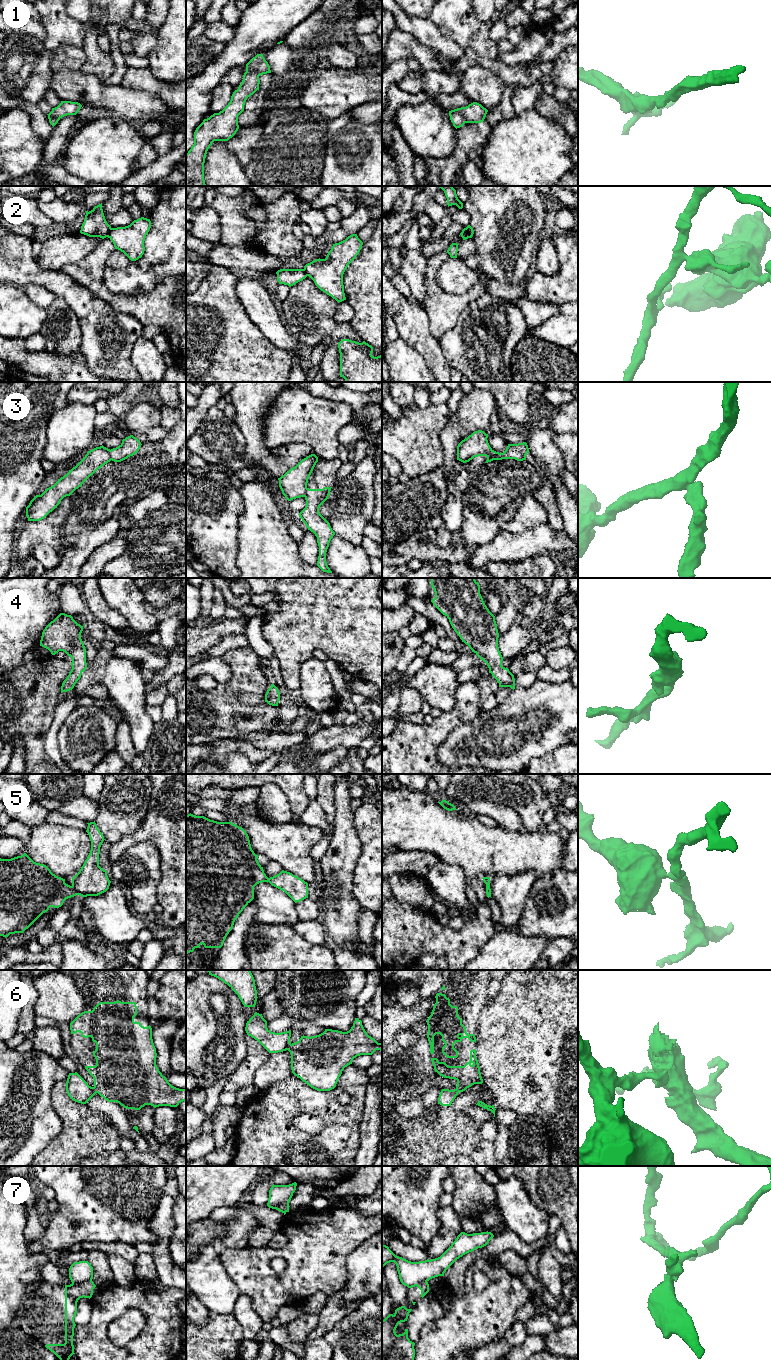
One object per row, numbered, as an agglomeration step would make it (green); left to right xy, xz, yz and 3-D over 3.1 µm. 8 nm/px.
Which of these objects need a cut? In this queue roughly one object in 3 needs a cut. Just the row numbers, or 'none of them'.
2, 3, 5, 6, 7

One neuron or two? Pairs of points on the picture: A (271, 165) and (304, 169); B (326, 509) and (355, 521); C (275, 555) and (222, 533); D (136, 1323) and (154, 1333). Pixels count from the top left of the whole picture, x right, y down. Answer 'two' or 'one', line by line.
A: one
B: one
C: two
D: two

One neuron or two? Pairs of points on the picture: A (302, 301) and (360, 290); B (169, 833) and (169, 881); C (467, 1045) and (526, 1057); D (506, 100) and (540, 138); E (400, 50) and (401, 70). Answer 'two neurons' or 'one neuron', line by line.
A: two neurons
B: one neuron
C: two neurons
D: two neurons
E: two neurons

